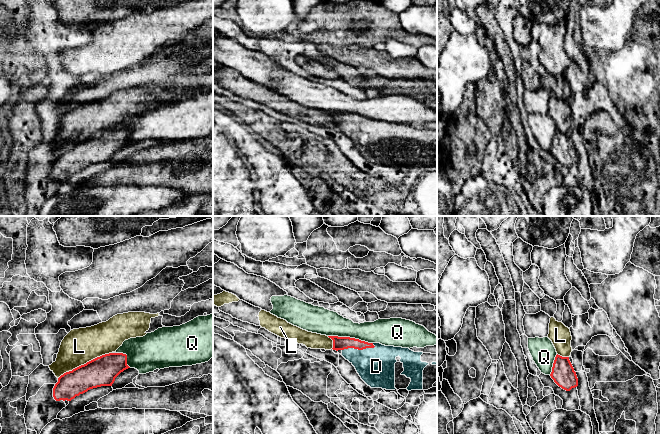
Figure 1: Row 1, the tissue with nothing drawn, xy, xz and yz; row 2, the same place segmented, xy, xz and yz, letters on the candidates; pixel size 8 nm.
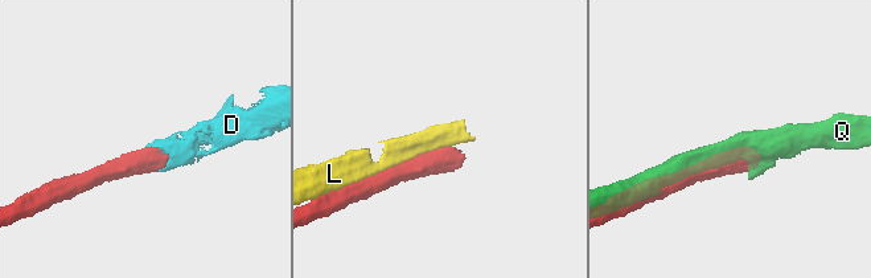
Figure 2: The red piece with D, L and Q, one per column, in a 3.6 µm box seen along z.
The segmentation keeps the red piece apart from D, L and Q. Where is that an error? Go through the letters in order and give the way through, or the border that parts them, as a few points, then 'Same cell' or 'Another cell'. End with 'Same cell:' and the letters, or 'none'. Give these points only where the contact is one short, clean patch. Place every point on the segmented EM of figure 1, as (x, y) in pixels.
D: Path across: xz (339, 343), (358, 349), (376, 366). Same cell
L: Another cell
Q: Another cell
Same cell: D

